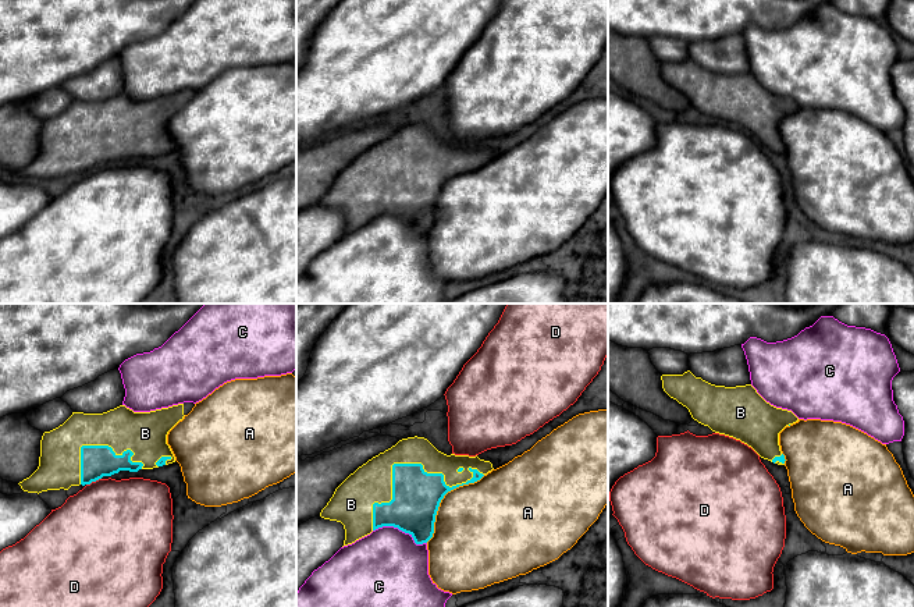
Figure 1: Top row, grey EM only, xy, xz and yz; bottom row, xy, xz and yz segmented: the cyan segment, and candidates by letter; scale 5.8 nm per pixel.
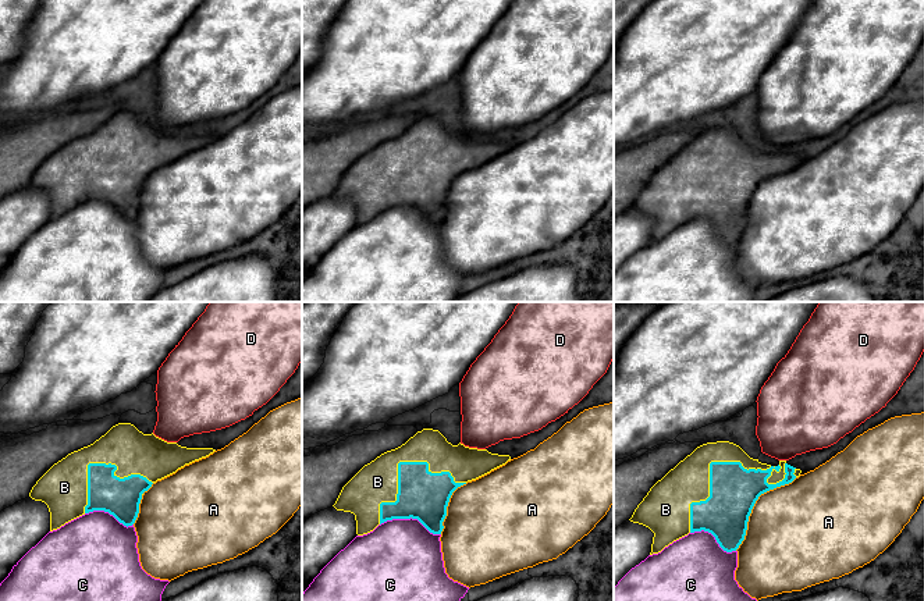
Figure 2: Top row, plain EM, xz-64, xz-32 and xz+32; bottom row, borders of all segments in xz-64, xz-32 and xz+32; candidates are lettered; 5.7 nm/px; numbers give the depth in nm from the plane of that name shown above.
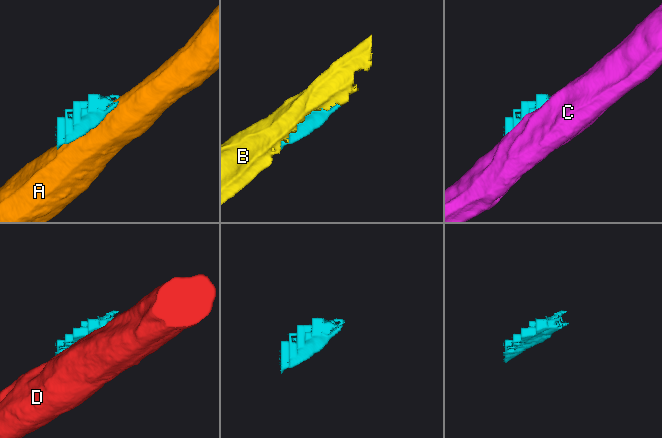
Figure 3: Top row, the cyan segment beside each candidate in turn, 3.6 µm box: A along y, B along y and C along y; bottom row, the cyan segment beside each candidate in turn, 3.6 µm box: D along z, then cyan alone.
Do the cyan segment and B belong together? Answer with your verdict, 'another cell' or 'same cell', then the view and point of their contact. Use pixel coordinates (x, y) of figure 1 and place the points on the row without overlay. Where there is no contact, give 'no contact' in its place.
another cell; contact xz (405, 152)

